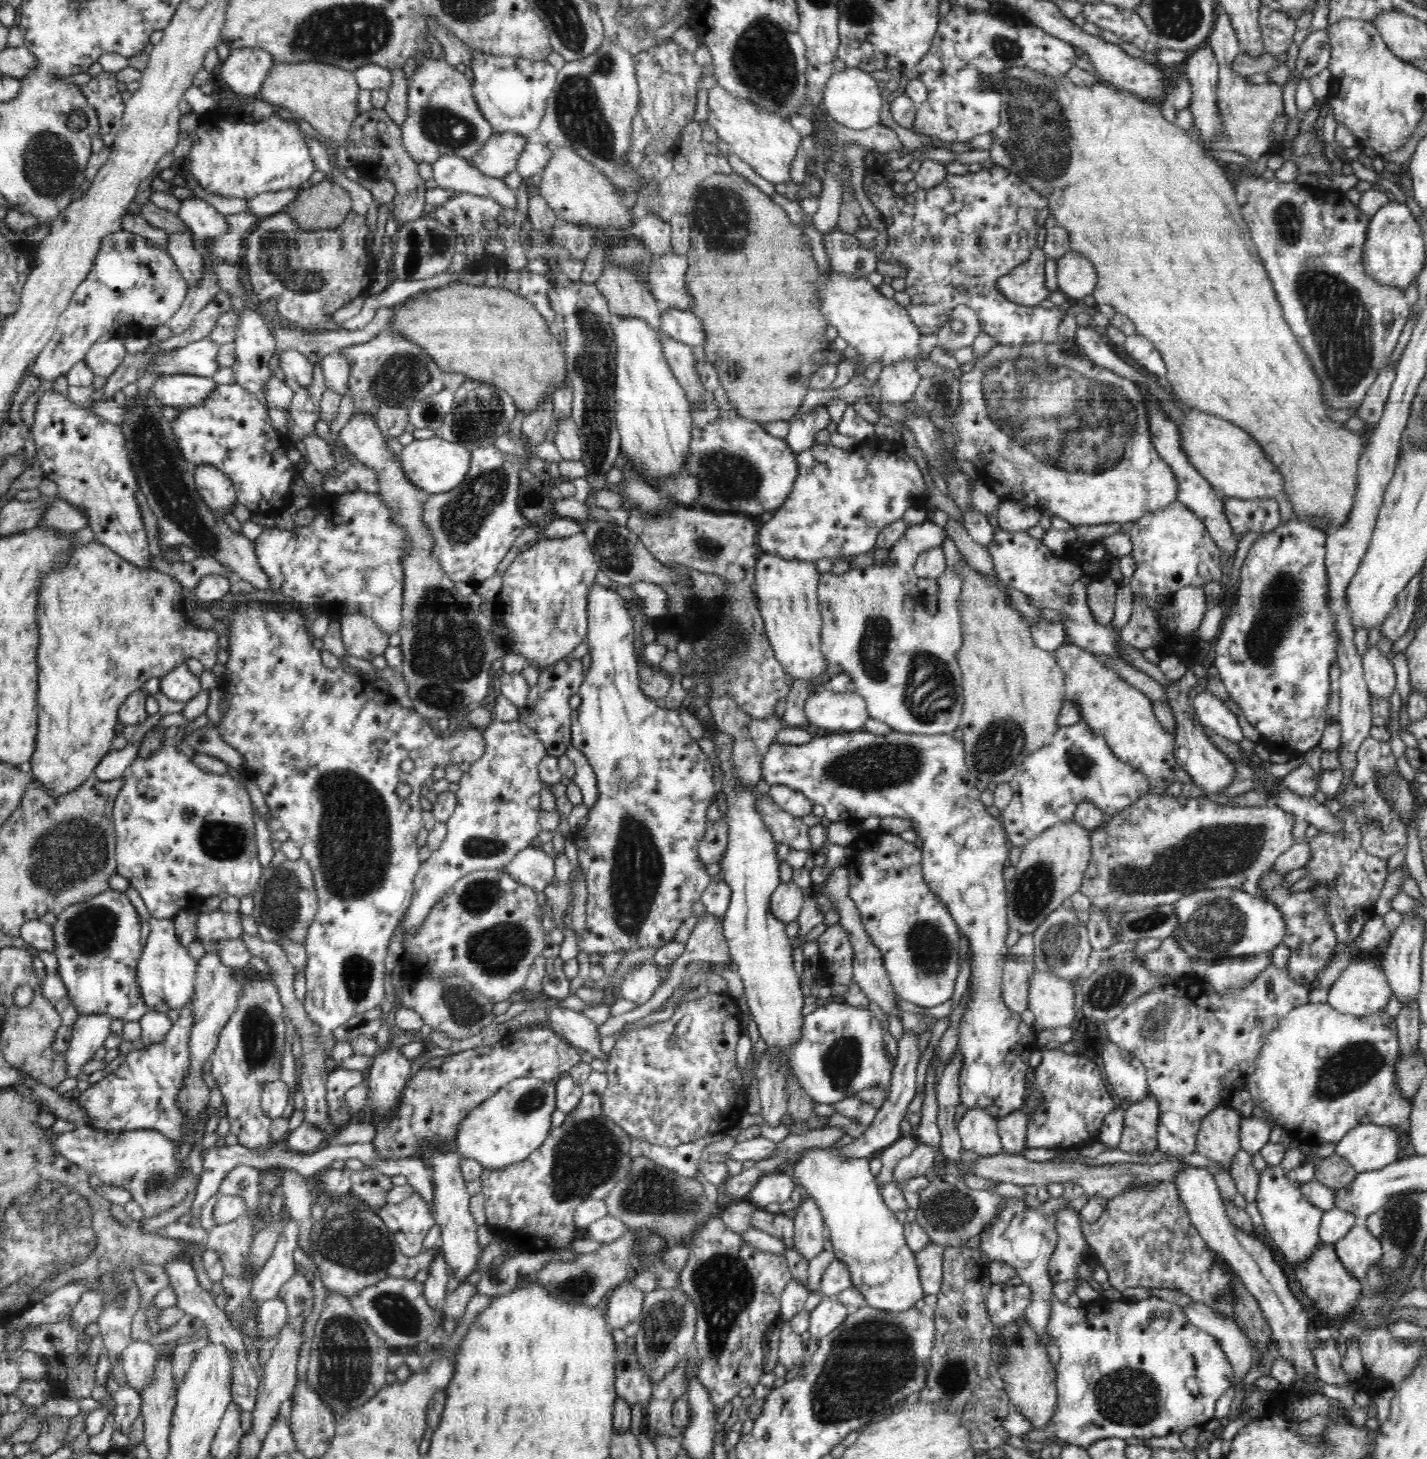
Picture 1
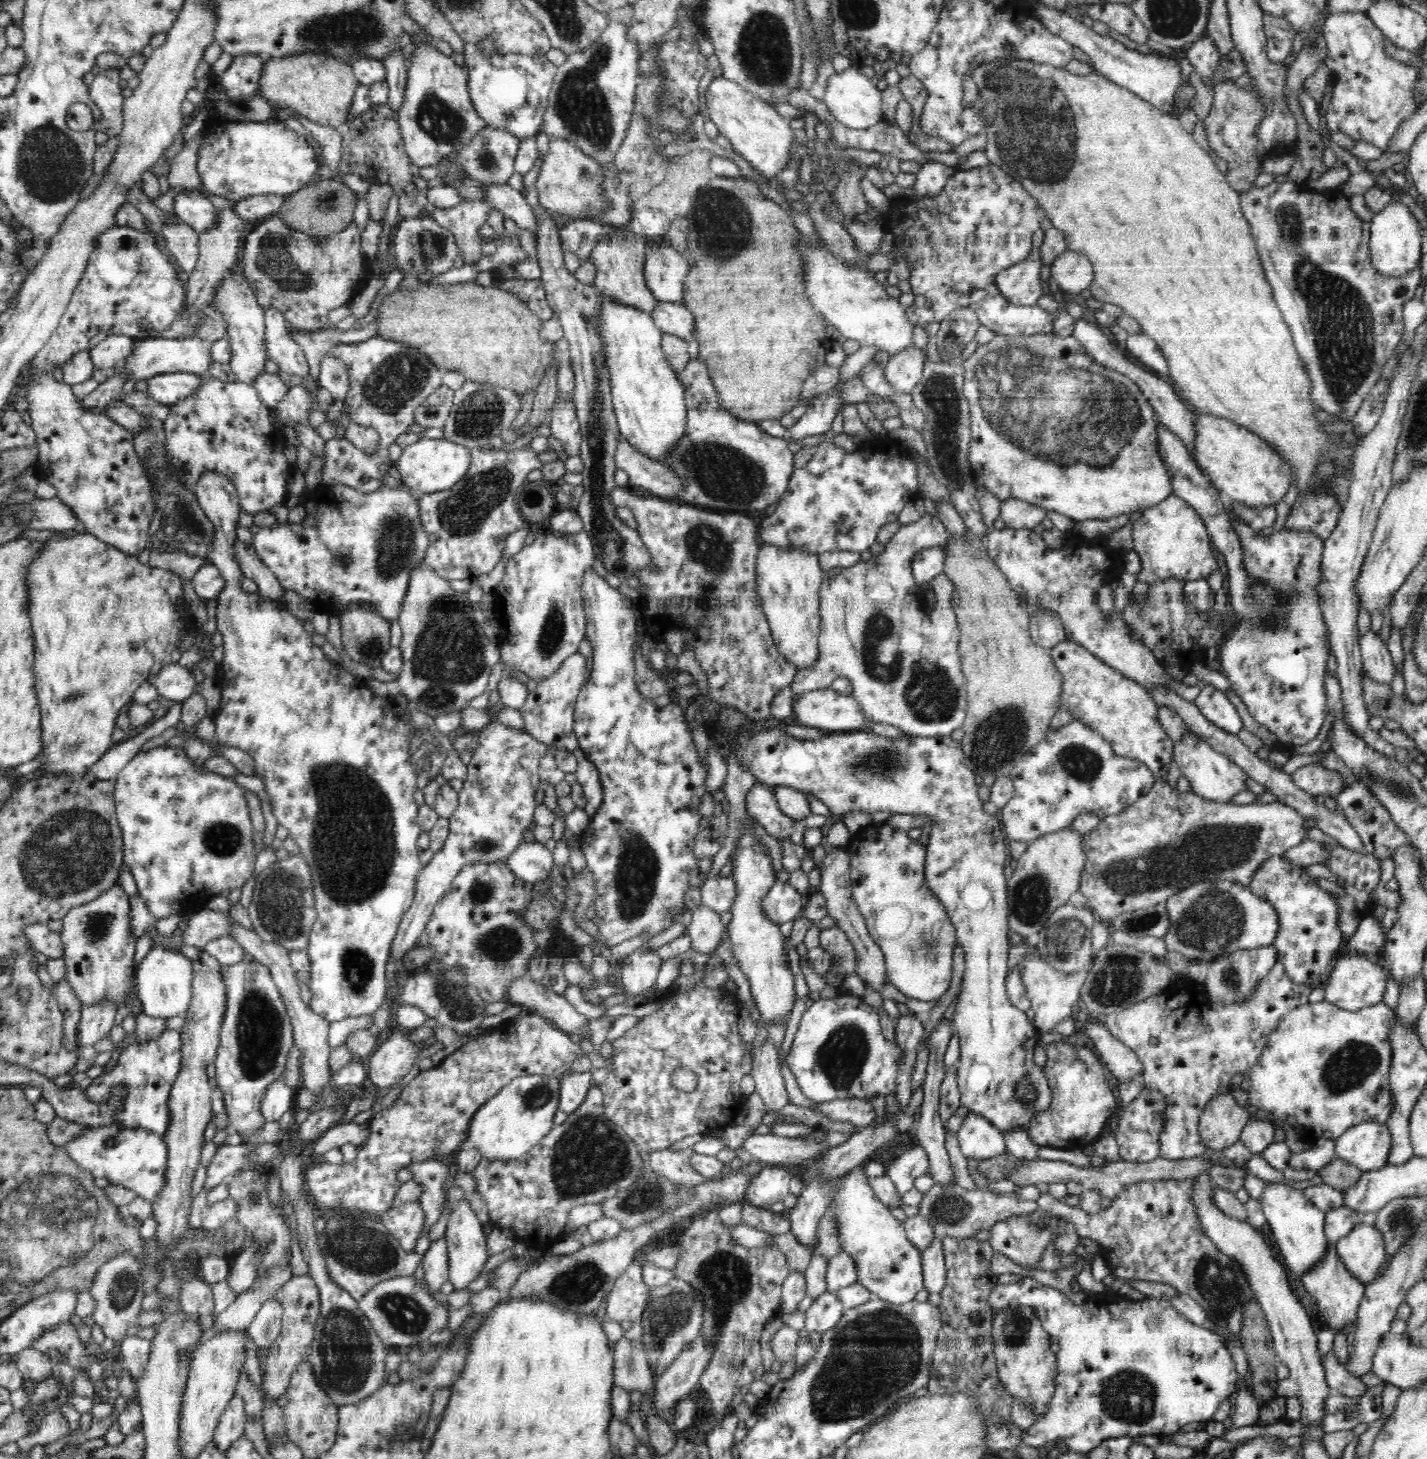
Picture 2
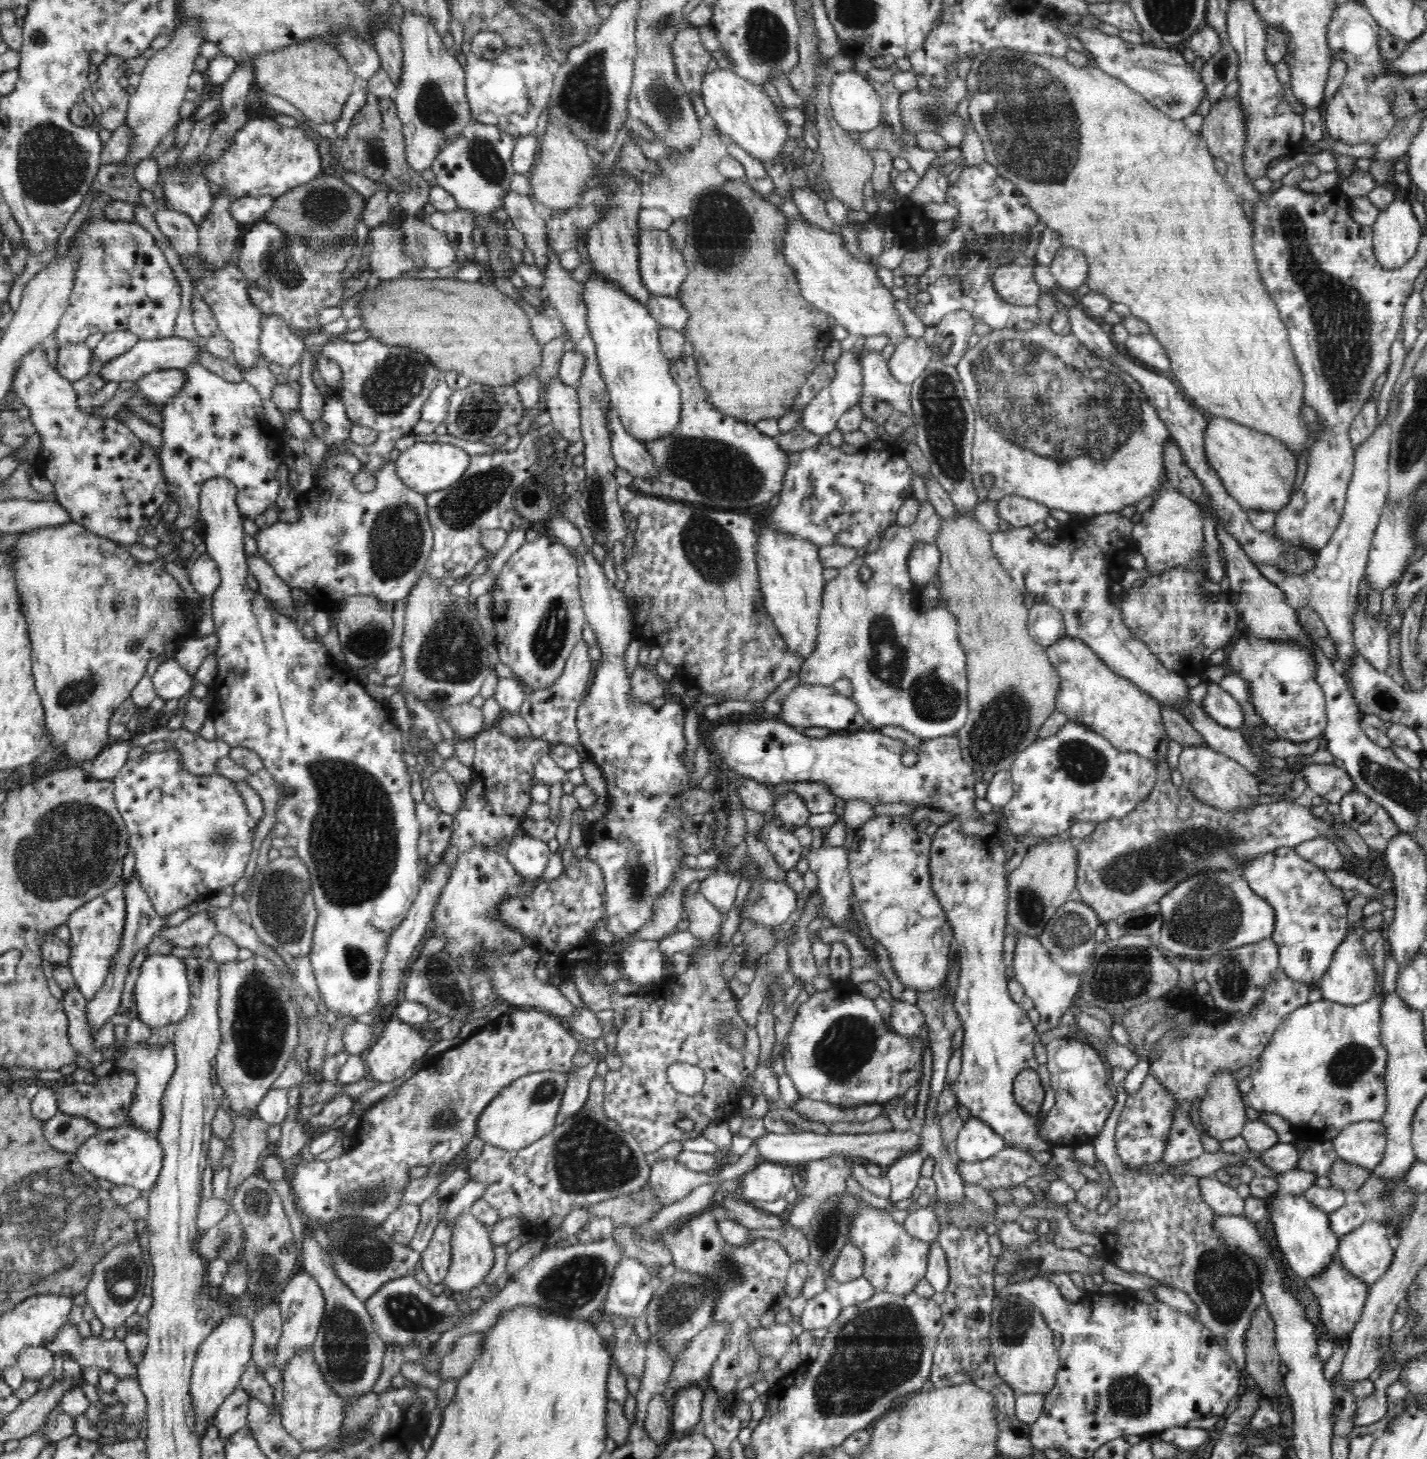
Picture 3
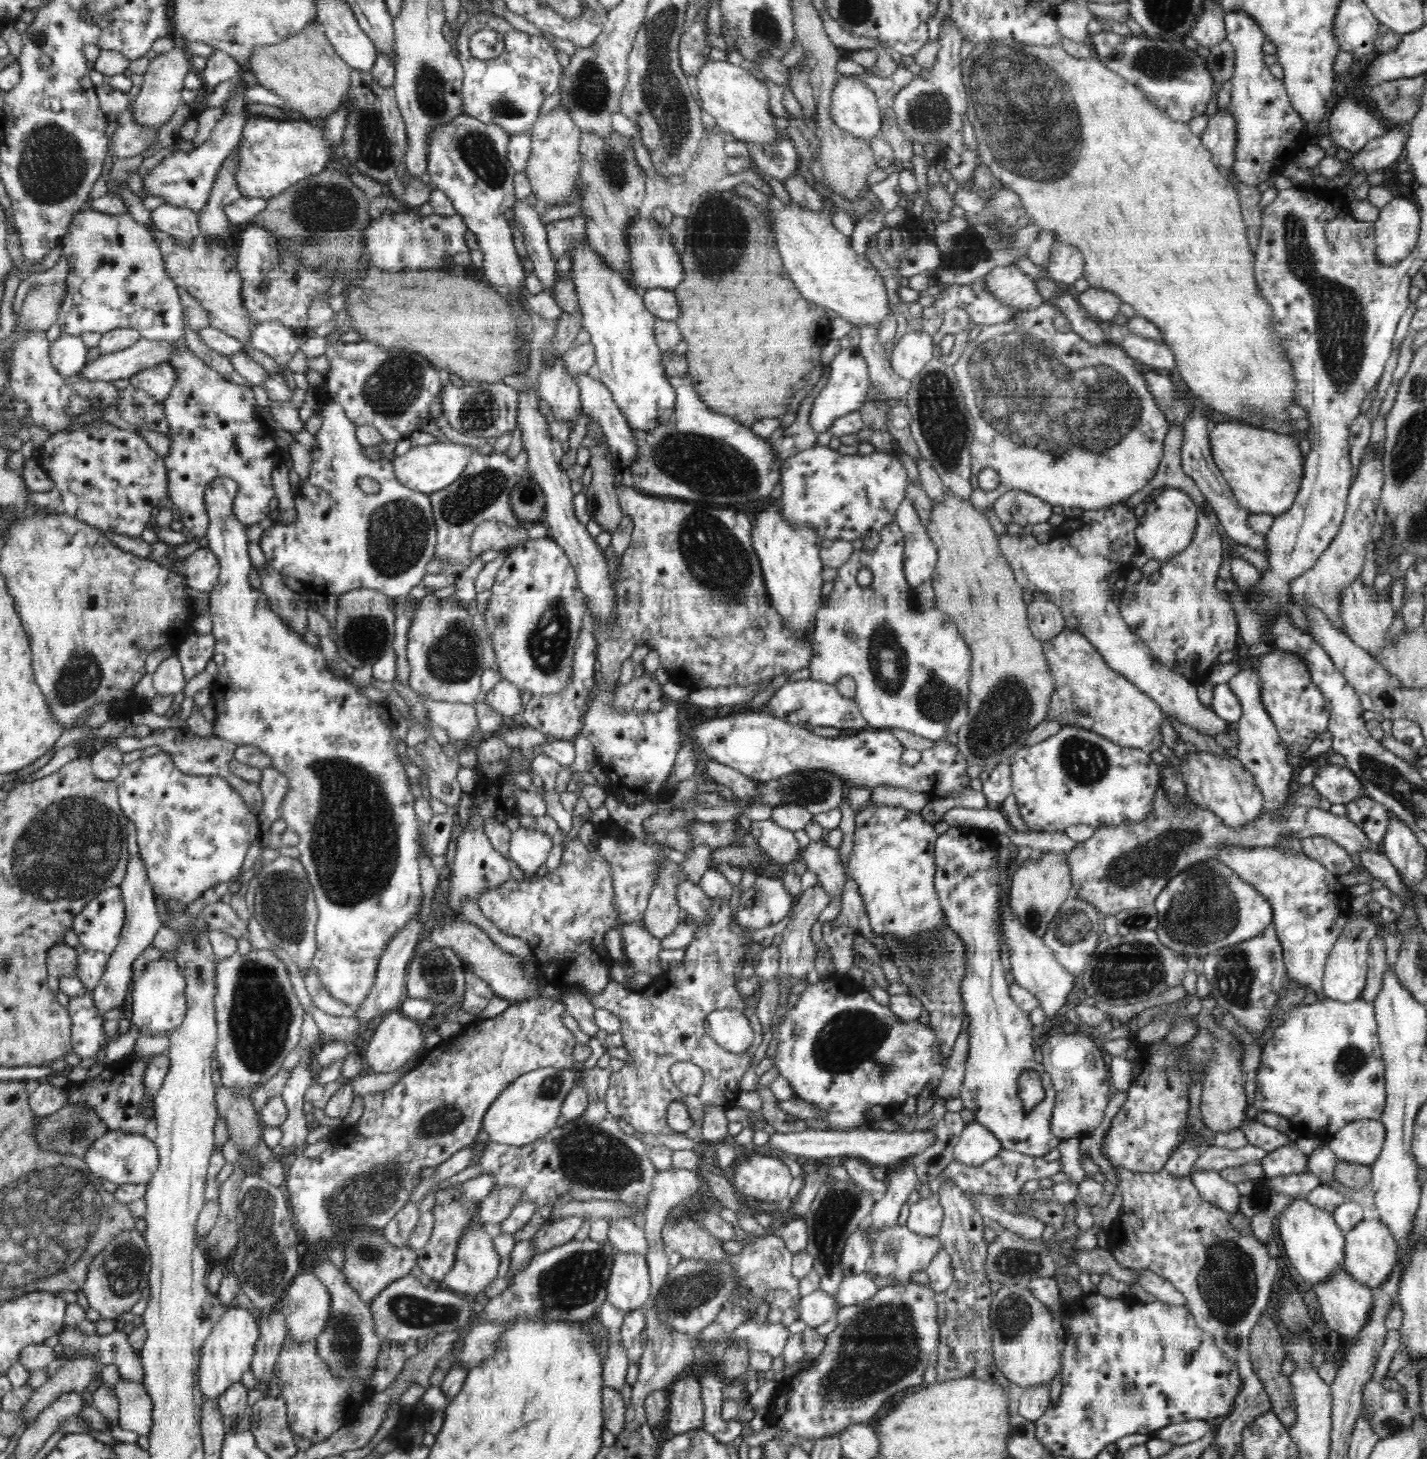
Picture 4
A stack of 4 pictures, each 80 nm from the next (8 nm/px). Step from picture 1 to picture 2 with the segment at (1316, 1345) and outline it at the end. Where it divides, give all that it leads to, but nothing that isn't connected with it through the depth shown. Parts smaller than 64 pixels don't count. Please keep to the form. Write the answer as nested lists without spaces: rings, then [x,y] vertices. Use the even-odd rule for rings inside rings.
[[[1333,1350],[1321,1356],[1321,1361],[1325,1372],[1325,1381],[1330,1387],[1330,1394],[1335,1399],[1340,1399],[1343,1395],[1362,1396],[1368,1390],[1360,1378],[1350,1373],[1344,1363],[1340,1363]]]

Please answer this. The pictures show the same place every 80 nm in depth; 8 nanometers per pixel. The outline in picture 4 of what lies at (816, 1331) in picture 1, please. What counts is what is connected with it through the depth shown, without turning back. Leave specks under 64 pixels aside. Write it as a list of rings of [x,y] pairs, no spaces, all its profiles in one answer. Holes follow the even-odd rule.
[[[819,1289],[801,1298],[799,1318],[807,1324],[809,1331],[817,1326],[825,1328],[825,1323],[834,1318],[835,1298]]]

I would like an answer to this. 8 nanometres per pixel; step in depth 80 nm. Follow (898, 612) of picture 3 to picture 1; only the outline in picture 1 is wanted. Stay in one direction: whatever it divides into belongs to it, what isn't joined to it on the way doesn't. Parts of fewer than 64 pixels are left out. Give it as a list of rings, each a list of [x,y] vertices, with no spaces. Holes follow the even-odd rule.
[[[926,520],[921,522],[920,524],[910,525],[908,530],[906,530],[906,534],[894,544],[890,548],[890,560],[884,564],[884,566],[876,566],[874,564],[874,570],[876,570],[876,576],[874,576],[874,580],[876,582],[872,582],[872,565],[869,565],[863,569],[858,568],[850,568],[848,571],[842,574],[835,573],[821,573],[819,576],[818,586],[817,586],[817,595],[819,604],[819,611],[821,614],[821,651],[826,659],[826,663],[828,663],[828,667],[826,672],[822,677],[819,677],[816,681],[794,681],[793,688],[790,690],[788,697],[786,698],[787,708],[784,712],[784,716],[782,722],[787,727],[808,727],[808,721],[806,714],[804,712],[804,706],[807,702],[807,698],[810,697],[816,688],[824,687],[826,688],[827,683],[834,678],[834,676],[838,676],[840,673],[849,674],[852,678],[853,684],[855,685],[855,691],[857,694],[863,698],[867,705],[867,712],[869,718],[874,720],[880,720],[890,726],[893,731],[897,731],[900,733],[907,734],[922,734],[922,735],[942,735],[942,734],[952,734],[954,730],[957,730],[957,727],[960,726],[960,720],[962,716],[962,710],[964,706],[964,694],[963,694],[963,674],[960,669],[960,665],[958,662],[958,652],[960,652],[960,648],[962,648],[962,629],[960,626],[960,611],[958,611],[958,596],[960,596],[960,592],[962,592],[962,575],[958,575],[956,573],[956,564],[958,564],[958,560],[962,557],[956,543],[947,538],[946,533],[944,533],[944,529],[939,525],[936,525],[934,521]],[[934,547],[942,547],[942,550],[945,554],[945,571],[942,573],[942,576],[937,578],[938,581],[938,605],[936,614],[928,614],[926,610],[924,610],[924,606],[918,606],[918,602],[916,602],[916,595],[918,593],[918,589],[916,588],[918,582],[918,575],[914,572],[914,564],[916,564],[916,560],[918,560],[918,556],[922,554],[922,552],[926,552],[930,550],[930,548]],[[886,568],[896,568],[896,570],[900,570],[900,572],[888,572]]]

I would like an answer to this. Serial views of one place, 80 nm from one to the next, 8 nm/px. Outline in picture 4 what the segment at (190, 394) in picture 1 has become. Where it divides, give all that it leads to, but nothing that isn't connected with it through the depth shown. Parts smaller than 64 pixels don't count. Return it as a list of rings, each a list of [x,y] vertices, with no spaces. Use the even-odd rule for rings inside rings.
[[[170,363],[158,364],[154,368],[142,370],[138,374],[134,374],[130,378],[130,382],[136,388],[147,392],[148,395],[153,396],[156,400],[166,400],[170,390],[176,384],[176,372]]]

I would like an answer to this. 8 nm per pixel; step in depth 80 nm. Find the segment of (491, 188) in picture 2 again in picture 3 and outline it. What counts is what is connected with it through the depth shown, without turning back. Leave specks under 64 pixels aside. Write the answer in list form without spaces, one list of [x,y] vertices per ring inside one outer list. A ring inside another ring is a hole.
[[[510,190],[502,198],[503,209],[514,224],[514,229],[524,234],[526,248],[534,254],[535,266],[540,275],[548,266],[548,239],[545,220],[536,213],[534,199],[531,196],[521,196]]]

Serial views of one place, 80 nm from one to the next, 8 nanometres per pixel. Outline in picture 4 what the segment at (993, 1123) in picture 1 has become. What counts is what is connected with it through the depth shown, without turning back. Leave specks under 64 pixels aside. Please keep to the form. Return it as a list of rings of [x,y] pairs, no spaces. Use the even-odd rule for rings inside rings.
[[[974,1120],[962,1129],[954,1150],[954,1159],[967,1166],[979,1166],[1002,1150],[1000,1140],[986,1126]]]

